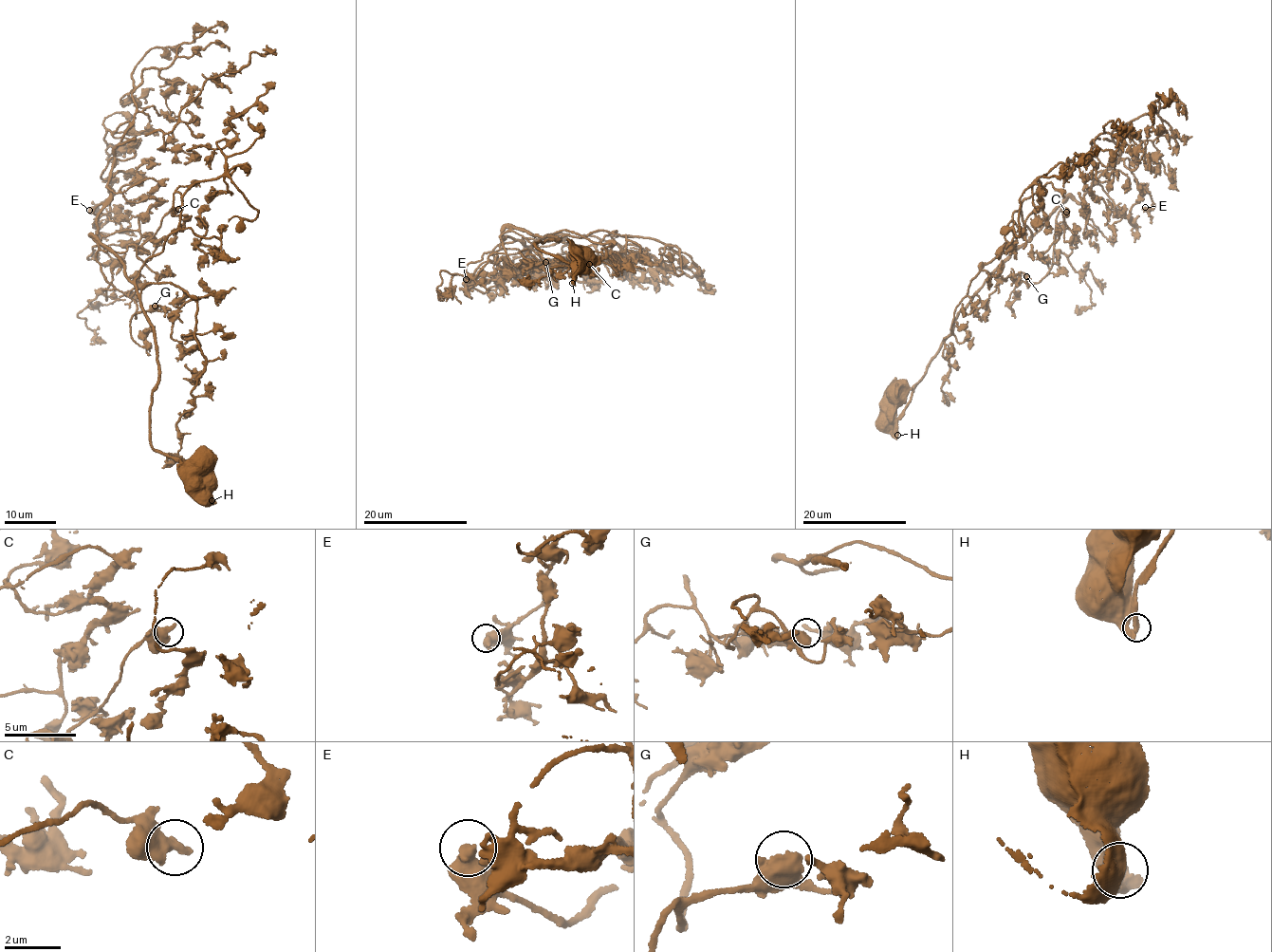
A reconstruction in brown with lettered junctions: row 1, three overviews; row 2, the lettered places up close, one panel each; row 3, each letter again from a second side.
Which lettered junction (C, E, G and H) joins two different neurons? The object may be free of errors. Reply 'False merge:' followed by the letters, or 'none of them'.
False merge: none of them

